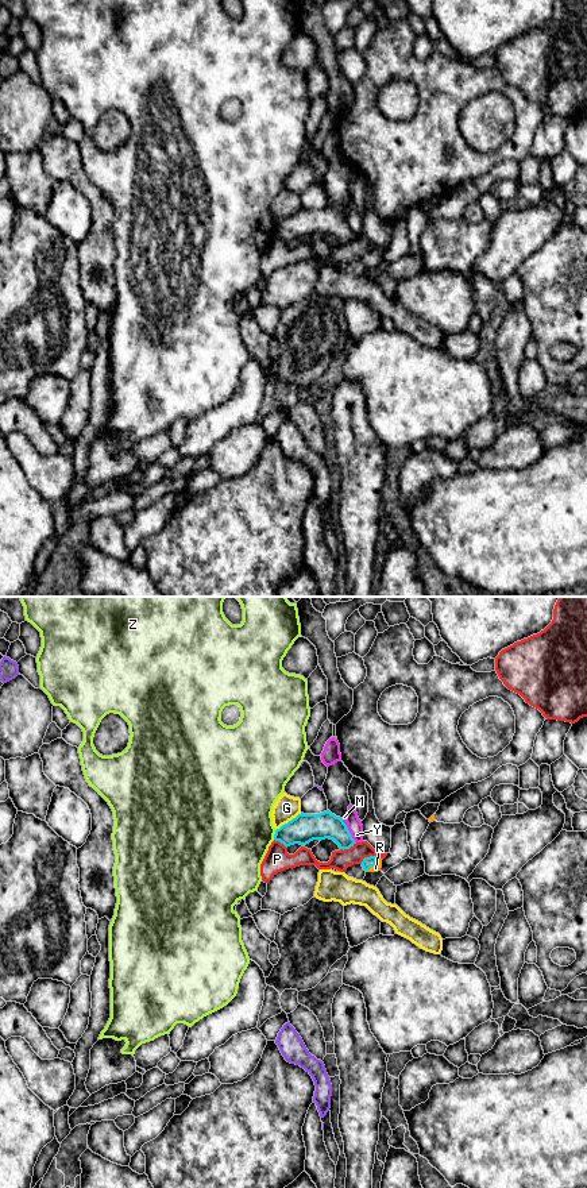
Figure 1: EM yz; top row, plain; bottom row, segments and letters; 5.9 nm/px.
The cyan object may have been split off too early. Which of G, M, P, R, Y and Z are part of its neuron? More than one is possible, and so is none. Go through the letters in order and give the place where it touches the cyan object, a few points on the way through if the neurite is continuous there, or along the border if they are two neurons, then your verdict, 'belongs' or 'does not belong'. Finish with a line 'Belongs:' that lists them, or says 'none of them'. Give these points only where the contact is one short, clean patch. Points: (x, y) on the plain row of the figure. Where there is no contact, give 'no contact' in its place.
G: meets cyan in yz at (289, 216); does not belong
M: meets cyan in yz at (343, 218); border along yz (342, 213), (346, 220); does not belong
P: meets cyan in yz at (370, 251); does not belong
R: meets cyan in yz at (373, 261); runs through yz (367, 258), (373, 261), (375, 263); belongs
Y: meets cyan in yz at (350, 228); border along yz (346, 220), (355, 236); does not belong
Z: meets cyan in yz at (274, 230); does not belong
Belongs: R

